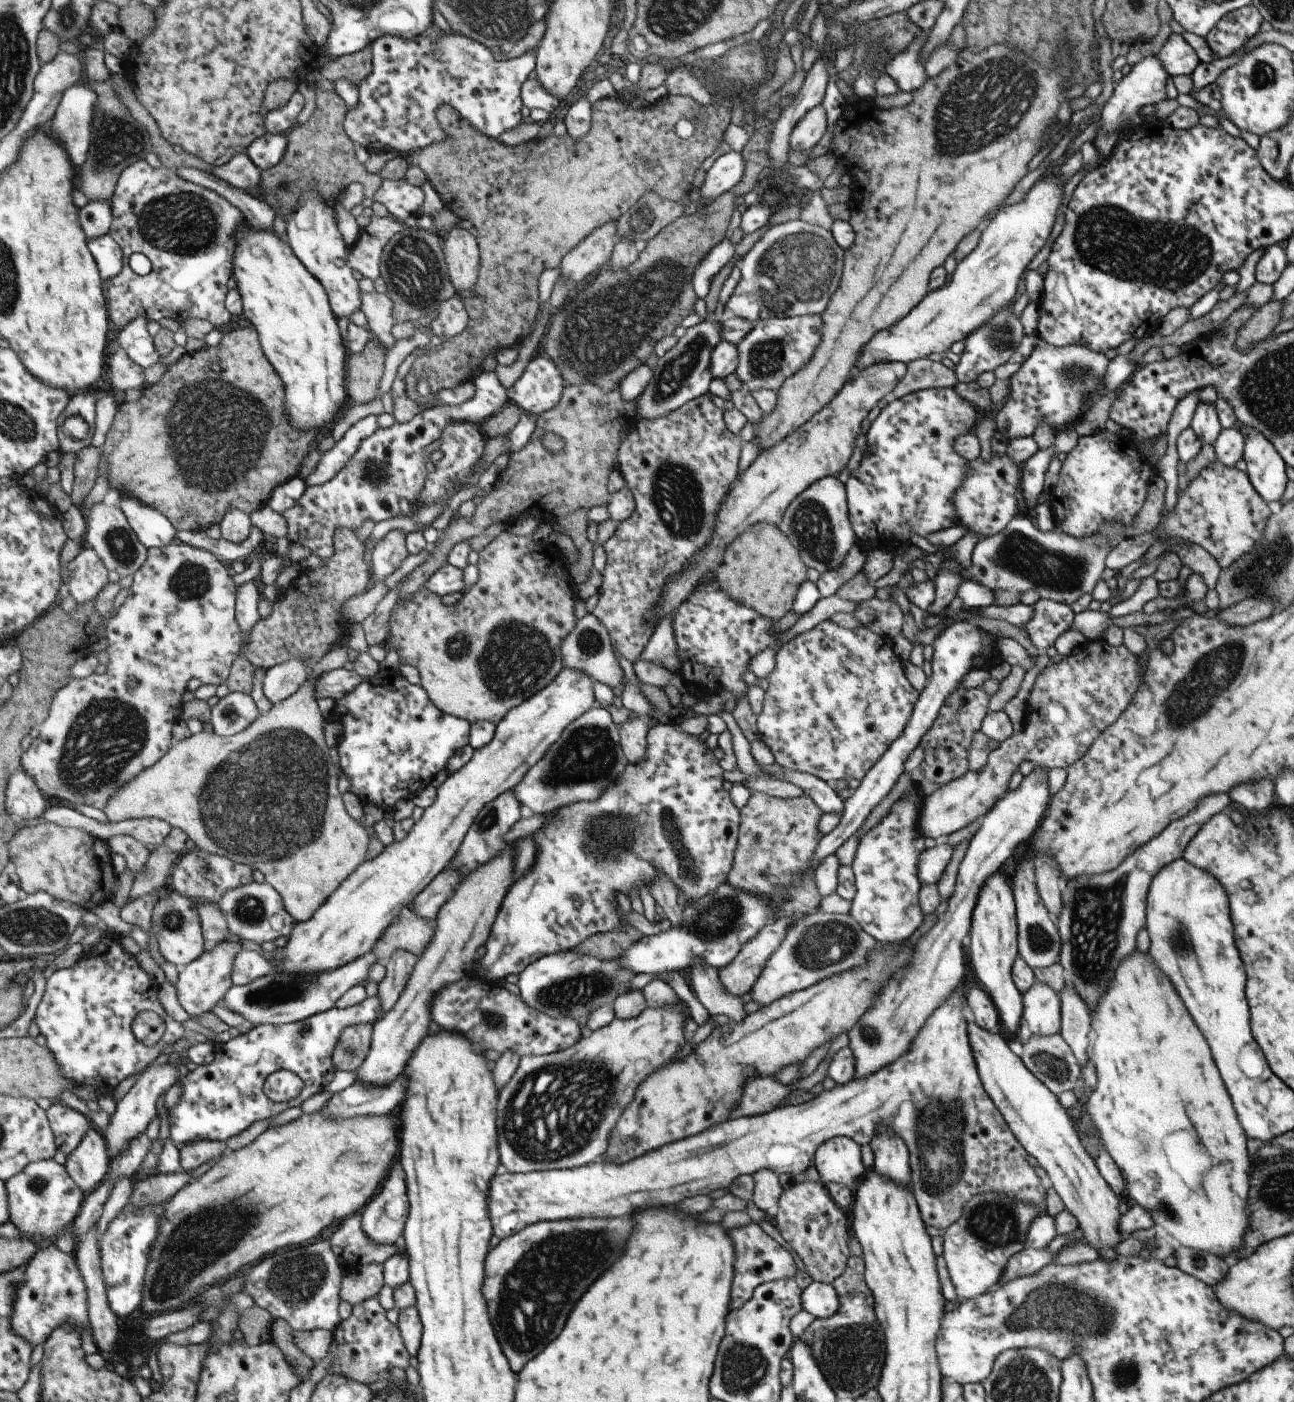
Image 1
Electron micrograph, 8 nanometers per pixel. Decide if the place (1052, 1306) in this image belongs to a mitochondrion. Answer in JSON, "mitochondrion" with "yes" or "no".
{"mitochondrion":"yes"}

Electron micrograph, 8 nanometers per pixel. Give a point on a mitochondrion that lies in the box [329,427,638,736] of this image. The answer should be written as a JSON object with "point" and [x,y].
{"point":[514,658]}

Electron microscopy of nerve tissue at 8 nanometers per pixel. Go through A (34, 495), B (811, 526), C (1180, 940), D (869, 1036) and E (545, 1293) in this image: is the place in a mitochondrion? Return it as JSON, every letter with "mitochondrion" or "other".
{"A":"other","B":"mitochondrion","C":"mitochondrion","D":"mitochondrion","E":"mitochondrion"}

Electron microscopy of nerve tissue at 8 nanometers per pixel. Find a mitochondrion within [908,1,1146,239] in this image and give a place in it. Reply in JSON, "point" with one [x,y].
{"point":[1006,84]}

